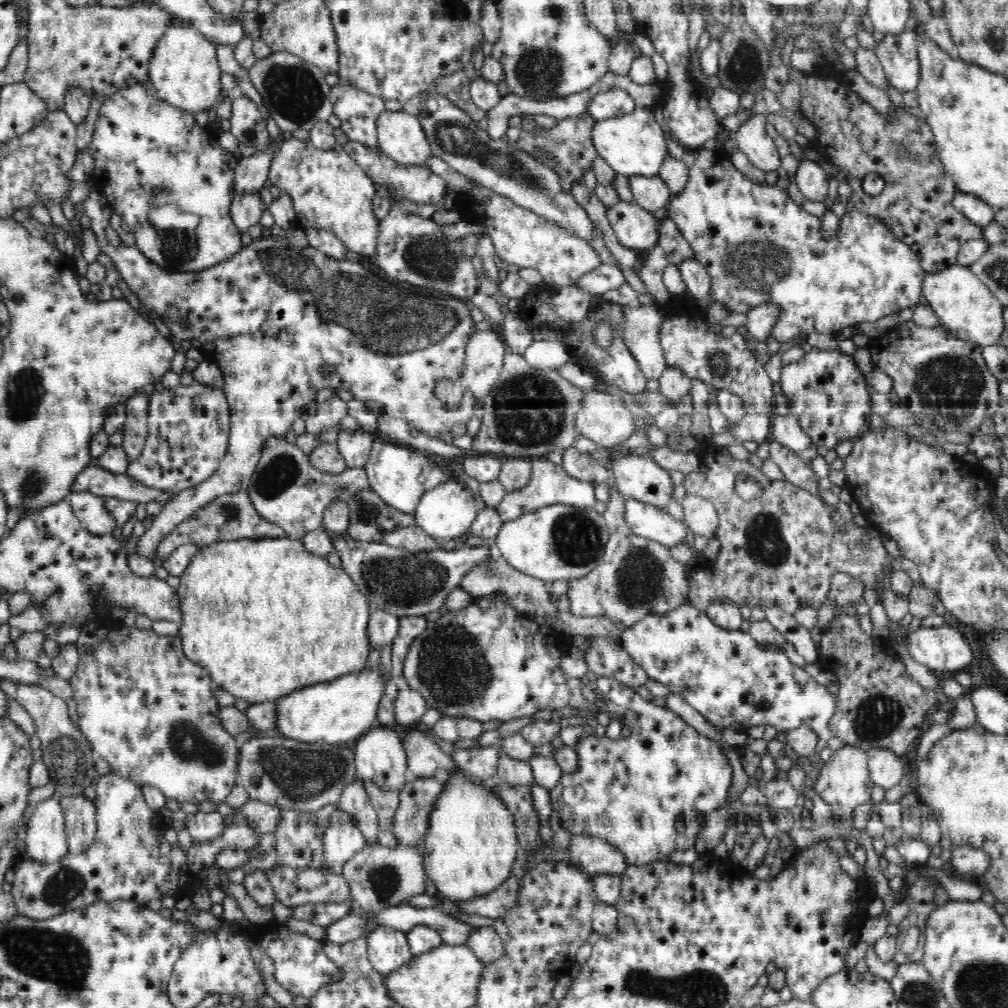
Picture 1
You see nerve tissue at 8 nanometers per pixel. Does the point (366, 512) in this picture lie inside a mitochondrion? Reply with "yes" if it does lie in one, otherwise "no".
yes

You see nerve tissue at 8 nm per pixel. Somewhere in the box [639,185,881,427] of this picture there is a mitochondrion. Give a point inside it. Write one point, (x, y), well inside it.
(760, 266)

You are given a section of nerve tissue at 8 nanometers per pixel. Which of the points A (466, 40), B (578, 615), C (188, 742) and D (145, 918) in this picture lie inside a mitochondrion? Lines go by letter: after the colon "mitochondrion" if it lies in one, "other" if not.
A: other
B: other
C: mitochondrion
D: other

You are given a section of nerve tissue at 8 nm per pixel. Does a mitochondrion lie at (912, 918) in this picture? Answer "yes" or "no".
no

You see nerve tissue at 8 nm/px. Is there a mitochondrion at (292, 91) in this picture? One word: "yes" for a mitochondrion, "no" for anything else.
yes

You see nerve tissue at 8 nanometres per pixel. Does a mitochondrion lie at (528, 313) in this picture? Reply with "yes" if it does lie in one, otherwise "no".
no

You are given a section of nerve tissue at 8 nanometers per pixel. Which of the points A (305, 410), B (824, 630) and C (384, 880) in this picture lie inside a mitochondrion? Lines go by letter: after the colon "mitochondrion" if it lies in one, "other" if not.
A: other
B: other
C: mitochondrion

